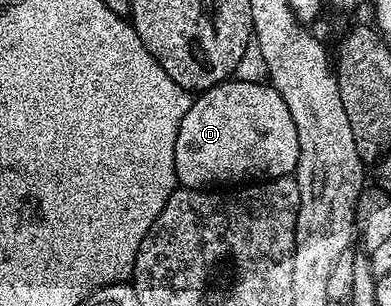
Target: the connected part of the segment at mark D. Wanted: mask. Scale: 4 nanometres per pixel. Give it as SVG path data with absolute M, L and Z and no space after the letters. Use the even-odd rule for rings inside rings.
M221 81L215 87L198 92L193 106L179 123L179 135L175 139L175 171L178 182L187 189L206 187L237 187L242 183L274 181L276 177L296 174L299 163L299 131L283 95L275 87L260 81Z

